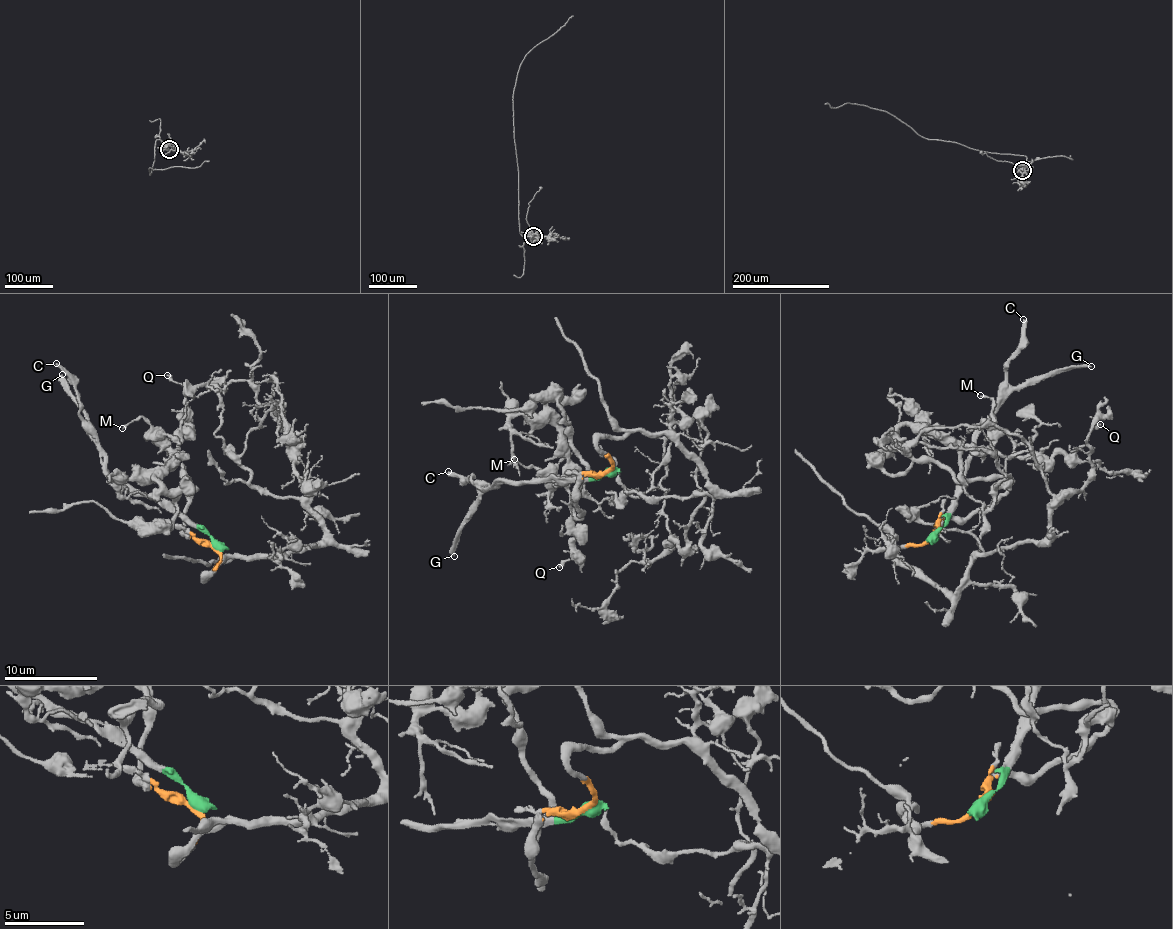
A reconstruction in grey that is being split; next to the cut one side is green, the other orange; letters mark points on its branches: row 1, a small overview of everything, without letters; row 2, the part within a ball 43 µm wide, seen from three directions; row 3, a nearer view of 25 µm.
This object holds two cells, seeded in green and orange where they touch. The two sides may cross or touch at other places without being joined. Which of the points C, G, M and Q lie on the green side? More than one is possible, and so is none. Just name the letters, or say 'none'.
C, G

